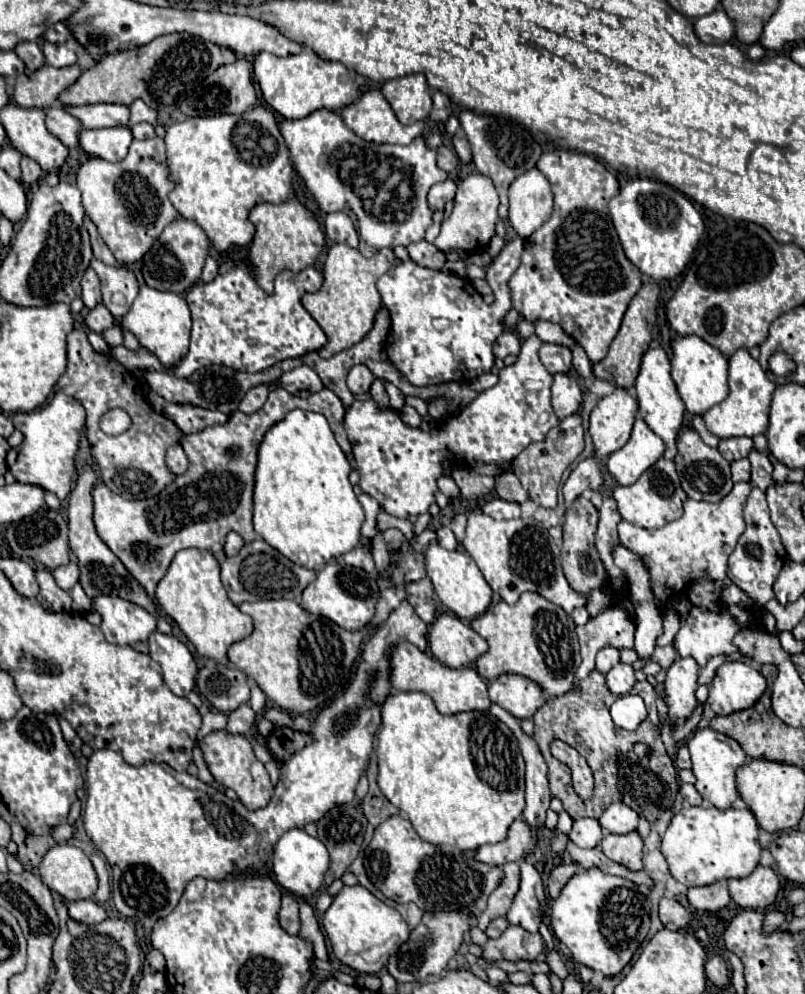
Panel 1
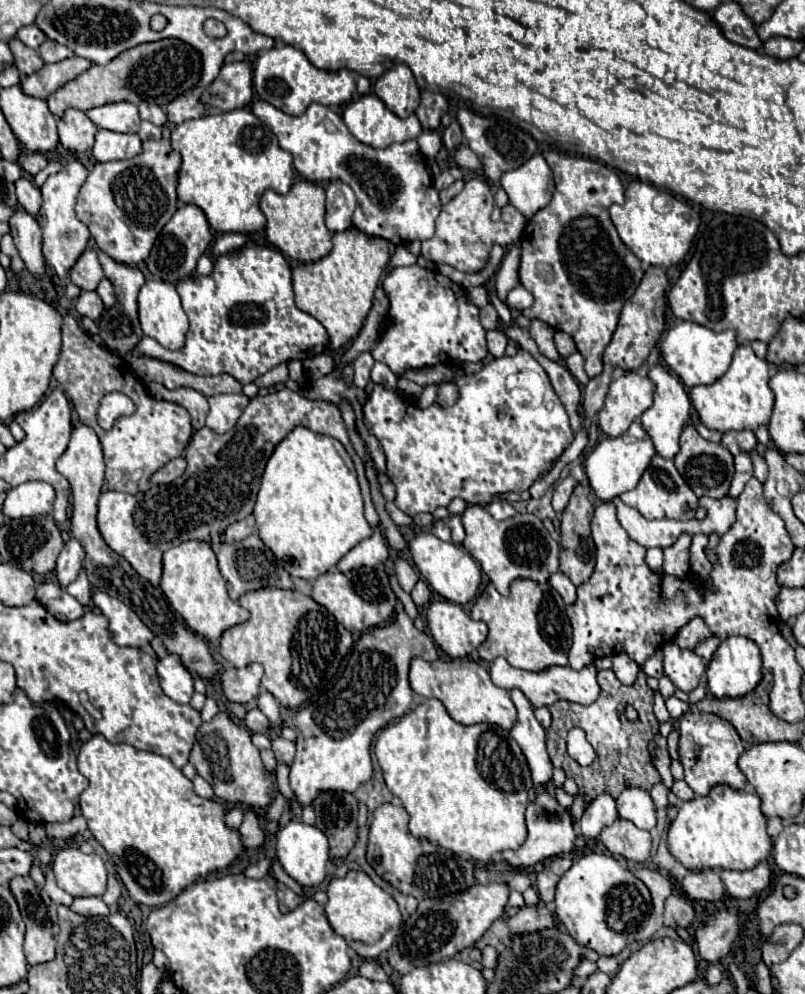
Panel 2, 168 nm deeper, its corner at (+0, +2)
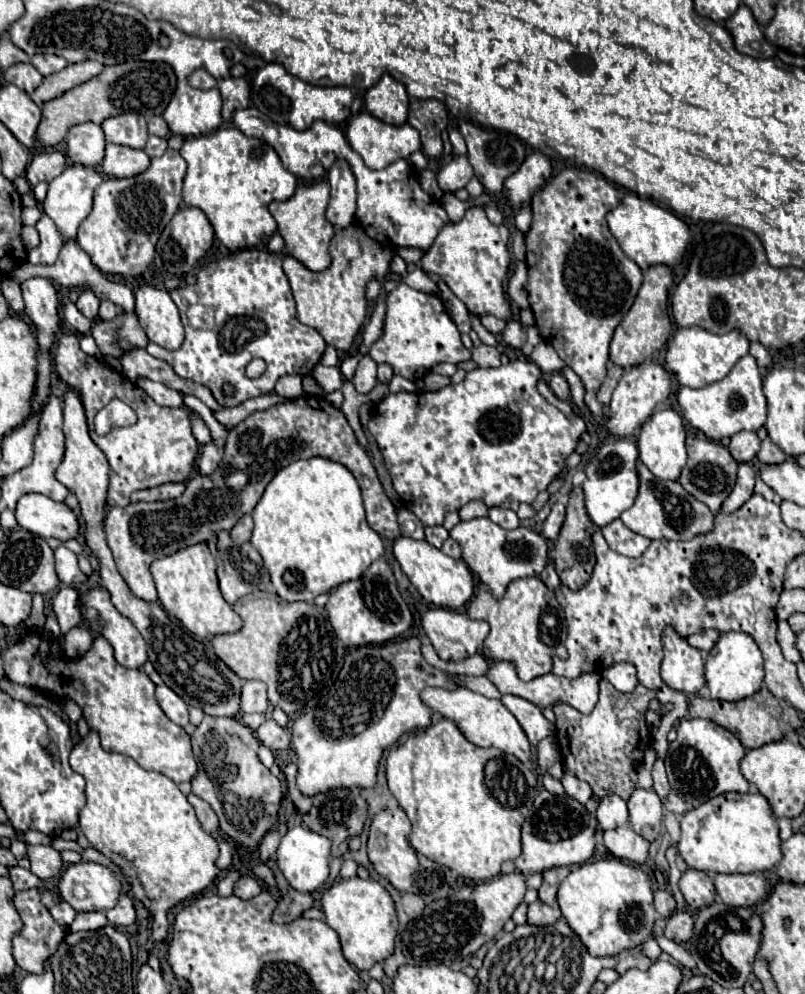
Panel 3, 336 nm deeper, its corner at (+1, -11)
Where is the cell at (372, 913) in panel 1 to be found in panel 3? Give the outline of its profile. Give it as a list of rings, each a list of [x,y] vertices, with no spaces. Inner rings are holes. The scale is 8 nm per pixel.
[[[351,878],[351,880],[341,880],[335,882],[321,898],[323,904],[323,912],[325,912],[325,922],[337,932],[339,940],[341,940],[341,948],[345,958],[359,970],[371,970],[373,964],[377,962],[385,962],[391,954],[393,954],[393,946],[395,946],[395,936],[397,936],[397,914],[395,914],[395,906],[393,900],[389,896],[389,892],[375,880],[367,878]]]

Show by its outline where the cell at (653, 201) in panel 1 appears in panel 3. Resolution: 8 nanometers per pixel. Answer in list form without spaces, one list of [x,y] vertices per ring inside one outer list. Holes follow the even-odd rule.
[[[625,194],[625,198],[619,202],[617,208],[613,208],[607,214],[609,230],[617,238],[621,250],[639,264],[641,270],[655,266],[655,264],[665,264],[665,266],[675,266],[679,264],[681,256],[687,250],[689,244],[689,226],[677,218],[671,210],[653,204],[651,200],[641,200],[635,194]]]

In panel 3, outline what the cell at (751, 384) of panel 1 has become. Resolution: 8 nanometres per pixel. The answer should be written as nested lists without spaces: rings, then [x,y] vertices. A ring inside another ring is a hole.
[[[745,356],[741,358],[735,368],[719,382],[709,384],[705,388],[693,390],[693,388],[681,388],[679,390],[679,406],[683,408],[683,416],[691,422],[693,428],[701,430],[707,438],[721,442],[721,438],[731,438],[733,434],[741,430],[757,432],[765,420],[767,420],[767,400],[761,388],[763,380],[757,370],[755,358]]]

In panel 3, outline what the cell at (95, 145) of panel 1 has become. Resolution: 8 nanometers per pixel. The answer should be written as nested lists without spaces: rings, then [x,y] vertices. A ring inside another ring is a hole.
[[[107,144],[105,158],[101,162],[103,172],[115,178],[129,178],[141,174],[143,170],[147,170],[147,166],[149,166],[149,156],[143,150],[117,144]]]

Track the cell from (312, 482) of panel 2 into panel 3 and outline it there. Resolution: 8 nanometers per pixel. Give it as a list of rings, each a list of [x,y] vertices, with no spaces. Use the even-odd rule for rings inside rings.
[[[313,456],[307,460],[297,460],[279,470],[273,480],[267,484],[259,504],[253,510],[253,536],[251,544],[263,556],[263,562],[271,574],[271,582],[277,594],[285,600],[305,600],[313,602],[315,596],[343,584],[349,580],[357,580],[367,566],[383,554],[383,542],[369,528],[365,520],[361,490],[353,474],[335,460]],[[287,574],[293,576],[293,582],[287,582]]]

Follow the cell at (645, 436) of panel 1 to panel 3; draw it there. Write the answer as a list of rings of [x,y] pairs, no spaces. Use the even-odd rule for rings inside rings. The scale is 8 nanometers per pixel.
[[[621,438],[621,440],[611,440],[611,442],[603,444],[597,450],[597,454],[589,460],[589,464],[585,466],[585,474],[587,474],[587,480],[583,484],[585,508],[589,512],[589,518],[597,526],[605,526],[605,524],[613,522],[615,518],[621,516],[623,510],[633,506],[637,488],[639,488],[637,460],[639,460],[639,454],[637,454],[635,442]]]

